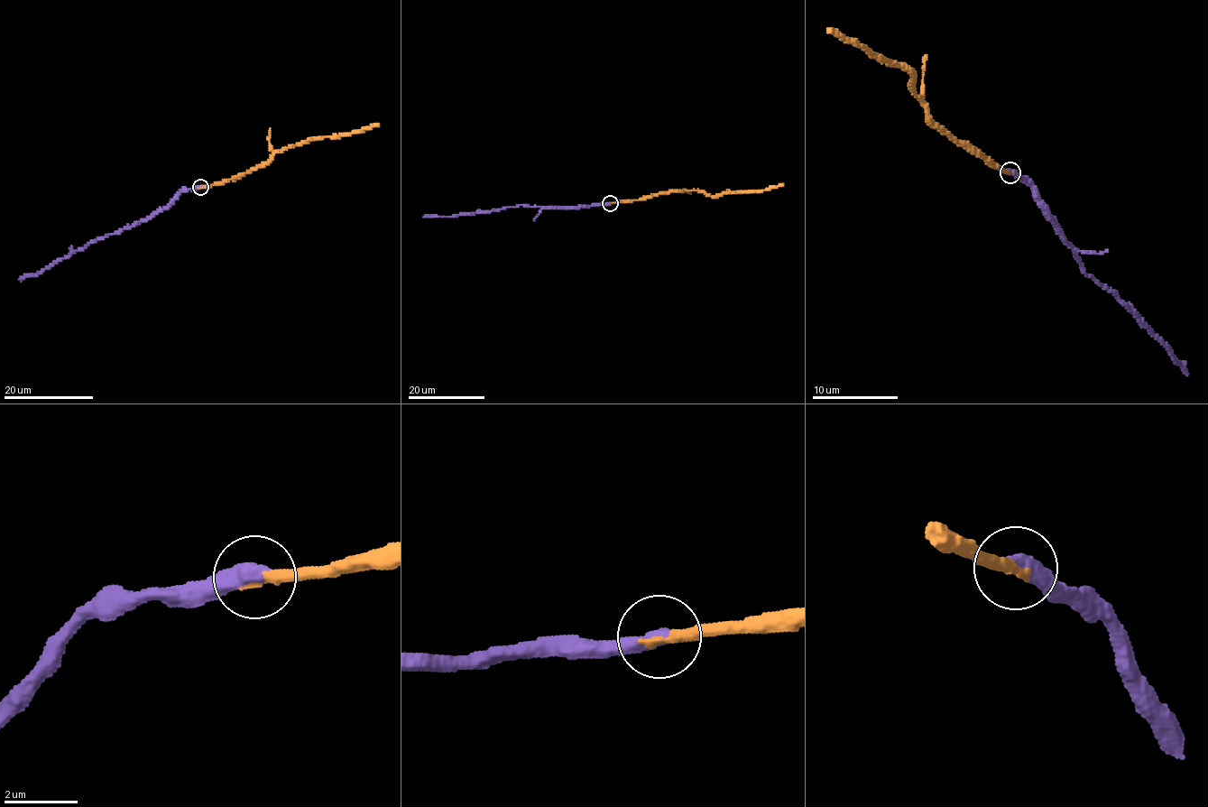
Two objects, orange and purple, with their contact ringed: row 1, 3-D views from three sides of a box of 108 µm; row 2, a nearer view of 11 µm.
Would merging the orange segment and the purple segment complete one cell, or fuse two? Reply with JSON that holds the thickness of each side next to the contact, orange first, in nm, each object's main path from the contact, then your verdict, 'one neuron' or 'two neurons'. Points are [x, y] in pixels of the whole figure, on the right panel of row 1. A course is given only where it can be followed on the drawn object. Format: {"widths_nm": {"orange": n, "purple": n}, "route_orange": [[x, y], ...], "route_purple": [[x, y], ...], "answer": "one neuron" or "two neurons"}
{"widths_nm": {"orange": 300, "purple": 500}, "route_orange": [[1010, 171], [997, 167], [934, 127], [913, 94], [912, 77], [908, 70], [875, 57], [827, 28]], "route_purple": [[1010, 171], [1028, 179], [1046, 215], [1074, 245], [1085, 273], [1115, 293], [1188, 374]], "answer": "one neuron"}

